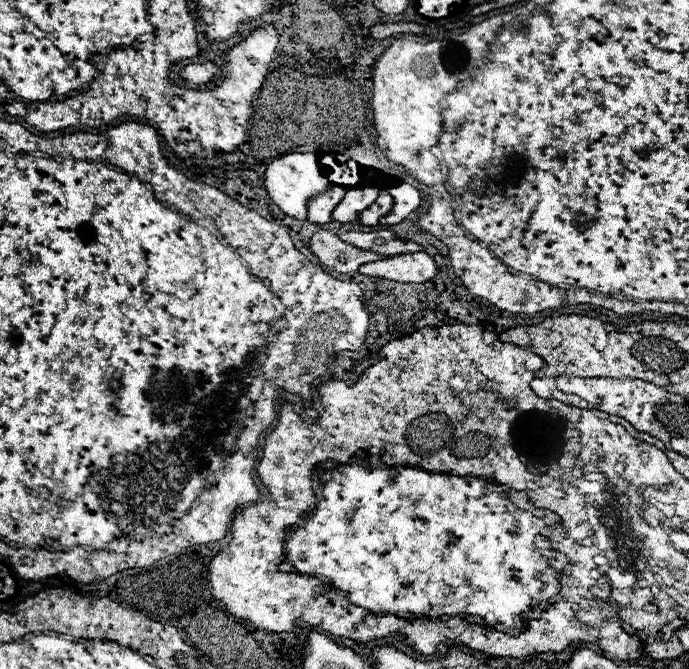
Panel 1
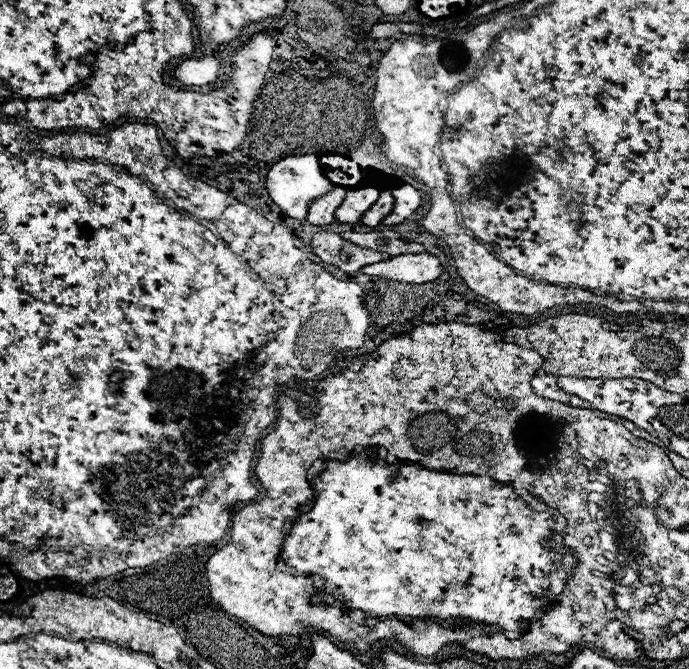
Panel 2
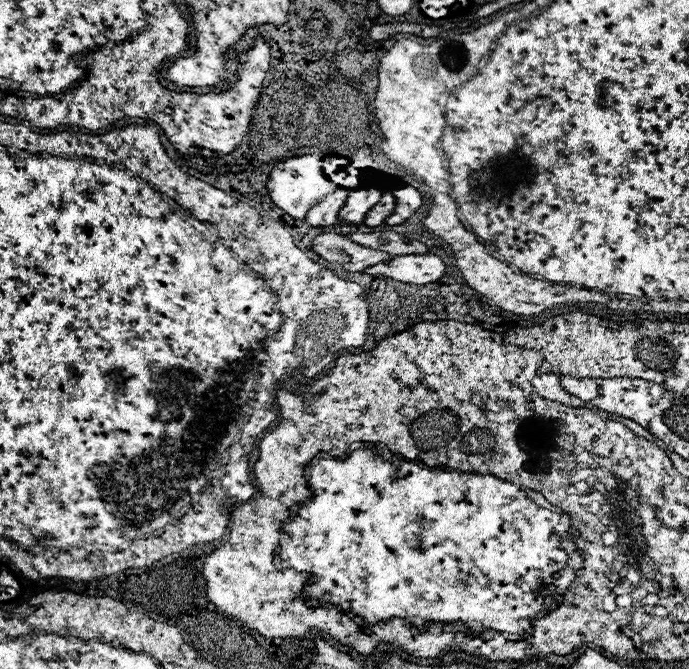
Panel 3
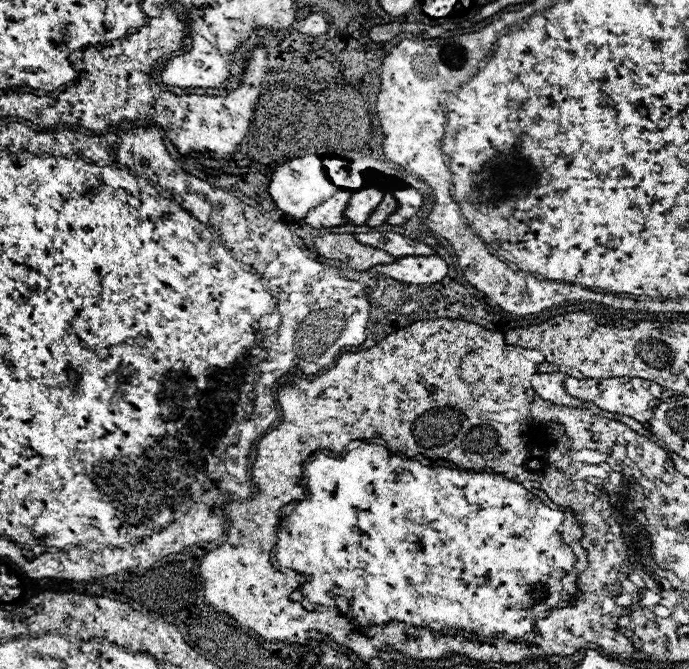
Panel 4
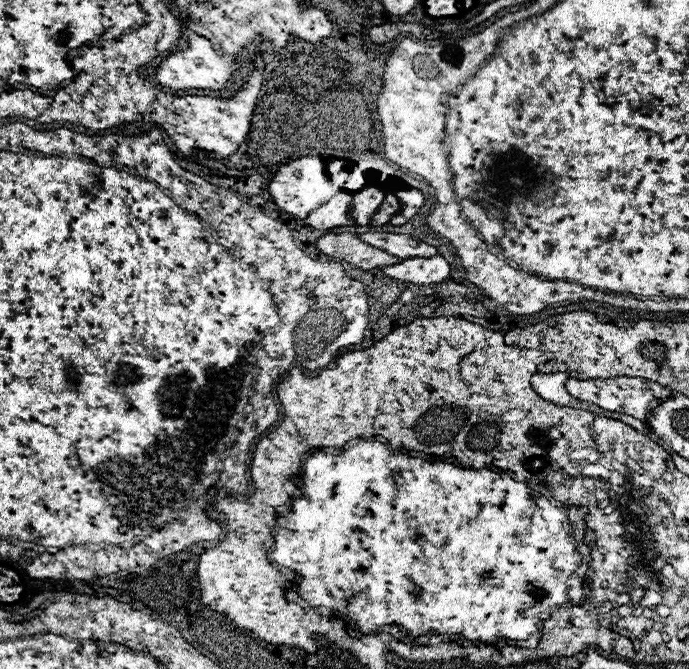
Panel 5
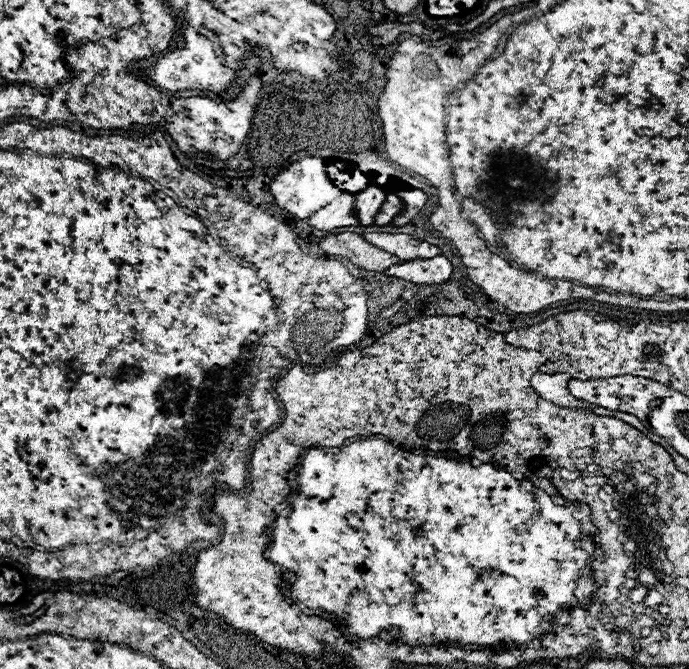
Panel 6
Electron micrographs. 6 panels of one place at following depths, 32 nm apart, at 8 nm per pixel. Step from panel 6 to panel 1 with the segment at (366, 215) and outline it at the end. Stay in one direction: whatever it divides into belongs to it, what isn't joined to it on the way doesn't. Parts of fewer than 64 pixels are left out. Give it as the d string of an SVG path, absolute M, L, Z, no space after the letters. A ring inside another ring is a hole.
M372 186L348 188L346 196L334 208L332 220L340 222L340 224L354 222L358 218L358 212L362 212L362 208L366 208L366 204L374 204L376 198L378 198L378 188L372 188Z

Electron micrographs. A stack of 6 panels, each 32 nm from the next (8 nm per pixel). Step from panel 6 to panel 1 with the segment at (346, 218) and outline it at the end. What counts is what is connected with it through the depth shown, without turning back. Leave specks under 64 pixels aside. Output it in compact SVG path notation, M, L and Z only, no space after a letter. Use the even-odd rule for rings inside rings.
M330 186L326 192L312 196L308 200L308 222L328 224L334 204L338 204L338 200L342 200L344 194L346 190L342 186Z

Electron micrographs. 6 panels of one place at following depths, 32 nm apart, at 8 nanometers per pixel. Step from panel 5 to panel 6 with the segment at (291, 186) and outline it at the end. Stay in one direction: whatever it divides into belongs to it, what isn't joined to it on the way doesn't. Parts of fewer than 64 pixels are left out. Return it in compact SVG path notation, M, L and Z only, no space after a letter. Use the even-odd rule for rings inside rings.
M316 156L302 158L302 160L298 160L298 164L290 164L290 166L282 168L280 174L270 184L270 194L274 196L276 204L300 220L308 218L312 212L326 206L330 200L334 200L334 196L338 196L338 192L340 190L332 184L332 180L326 174L324 160L316 158Z

